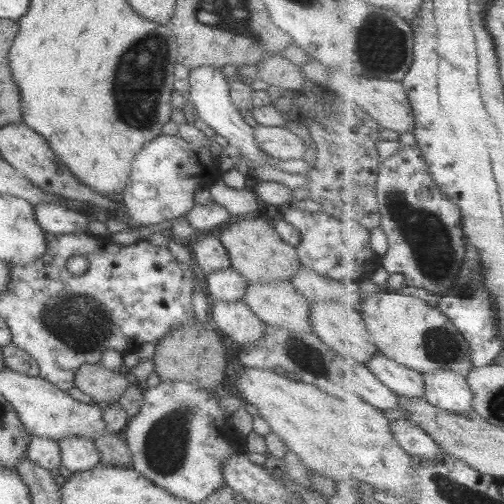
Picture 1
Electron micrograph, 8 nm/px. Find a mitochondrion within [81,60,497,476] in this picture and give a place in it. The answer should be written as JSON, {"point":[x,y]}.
{"point":[428,236]}

